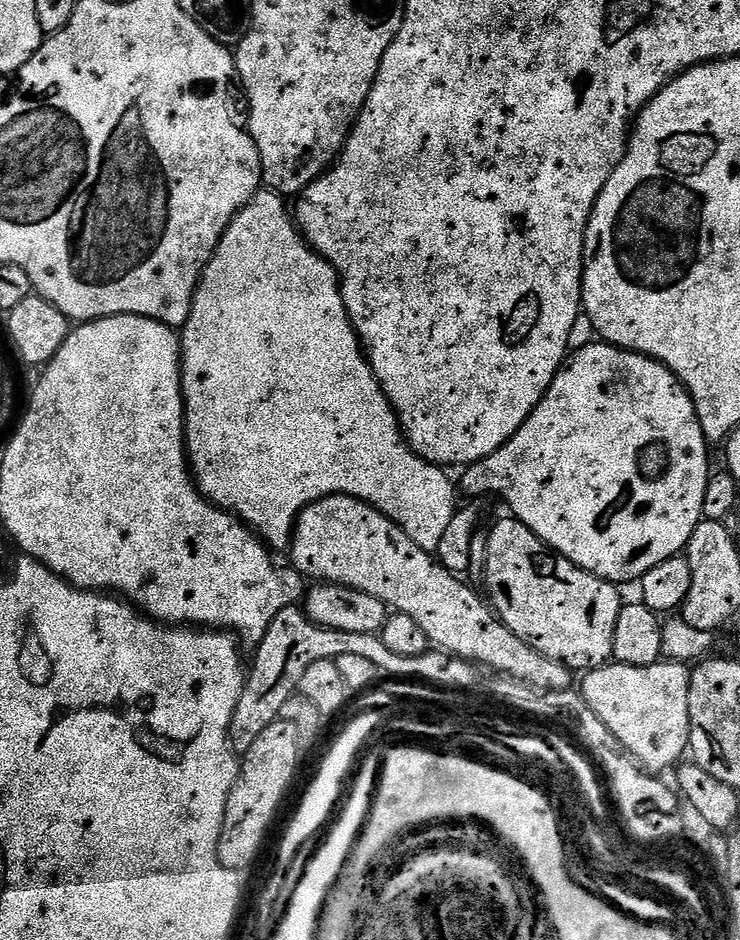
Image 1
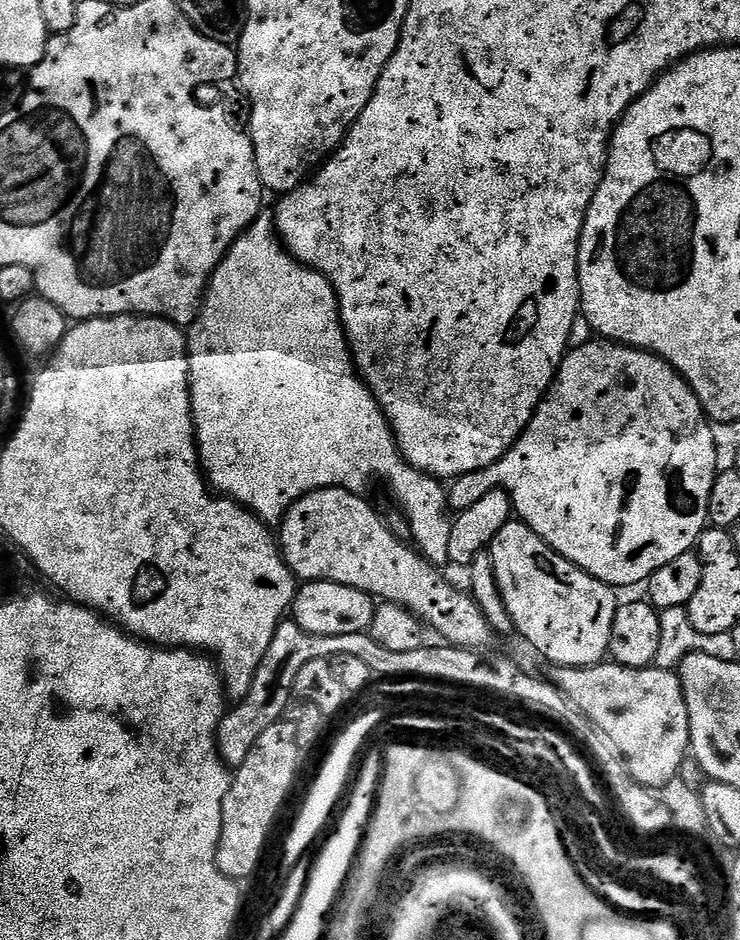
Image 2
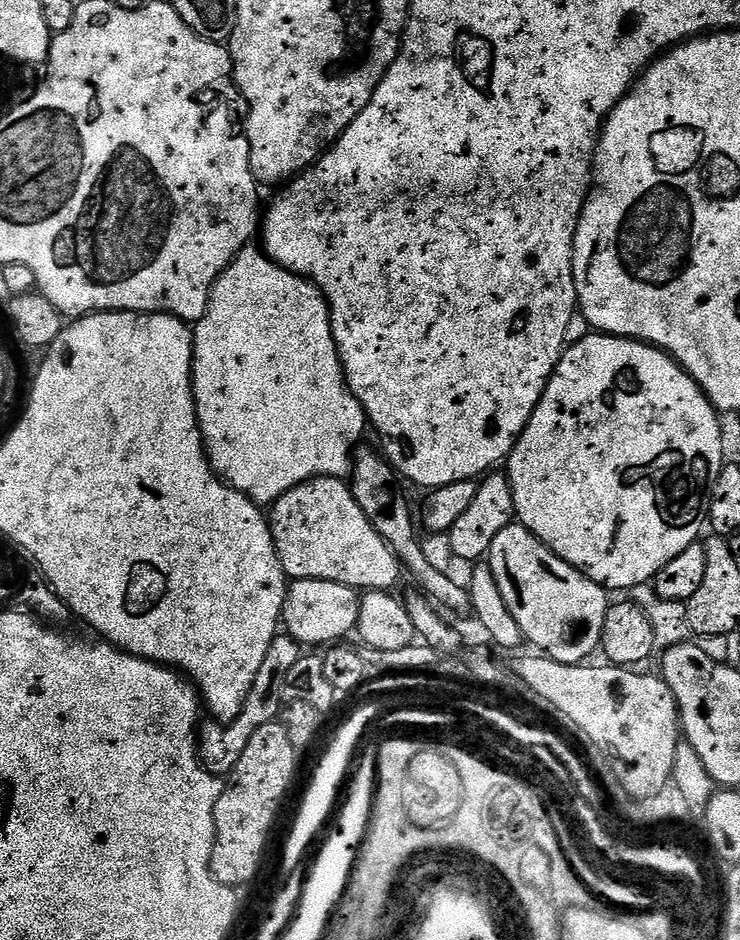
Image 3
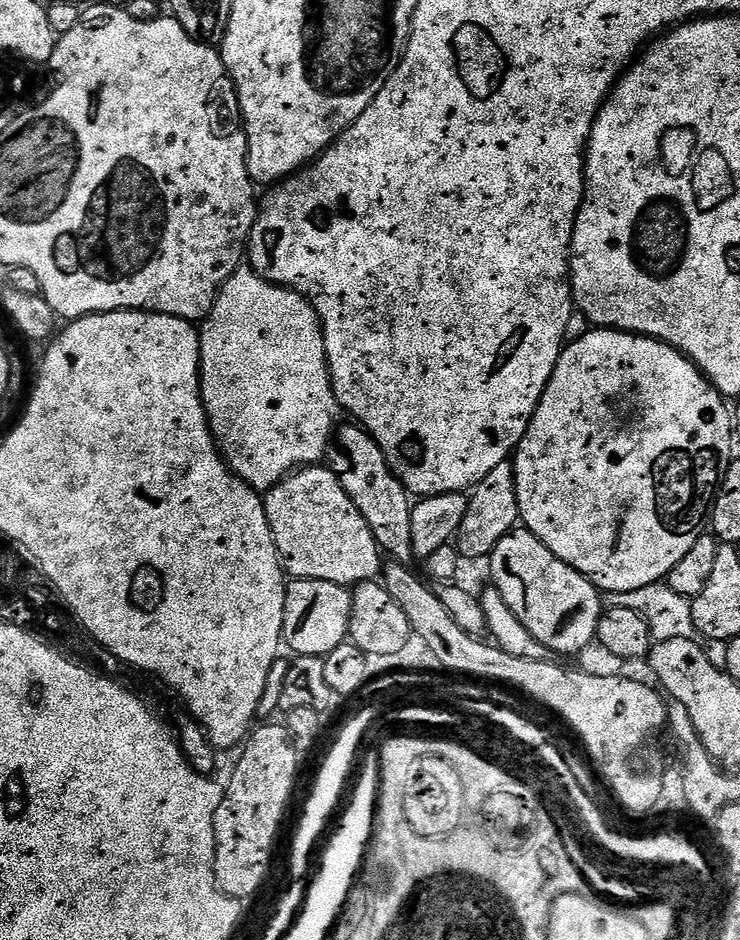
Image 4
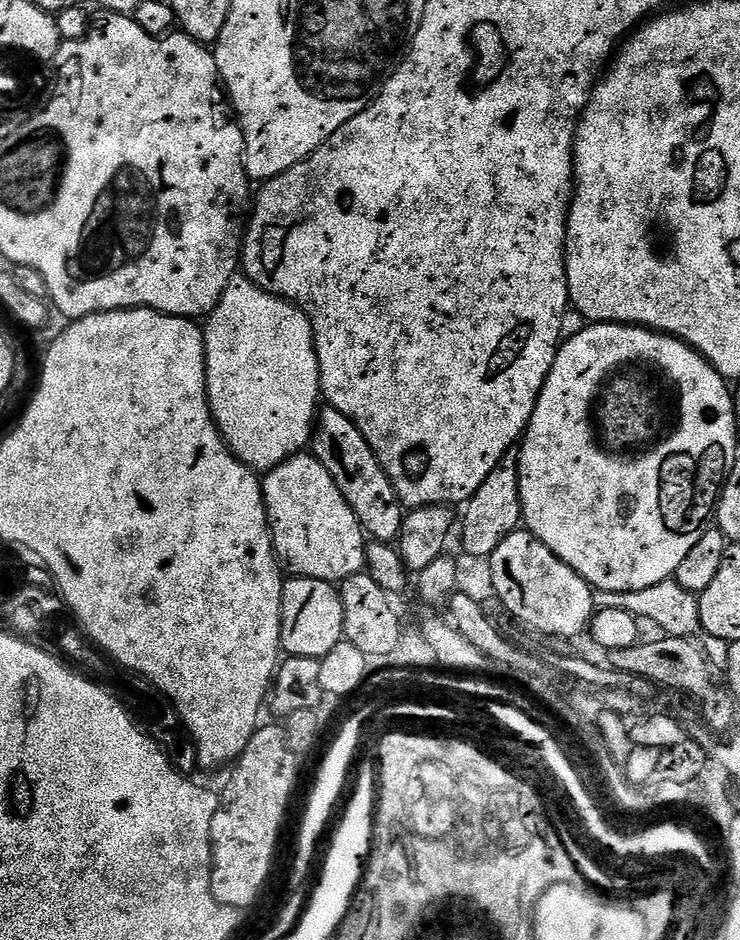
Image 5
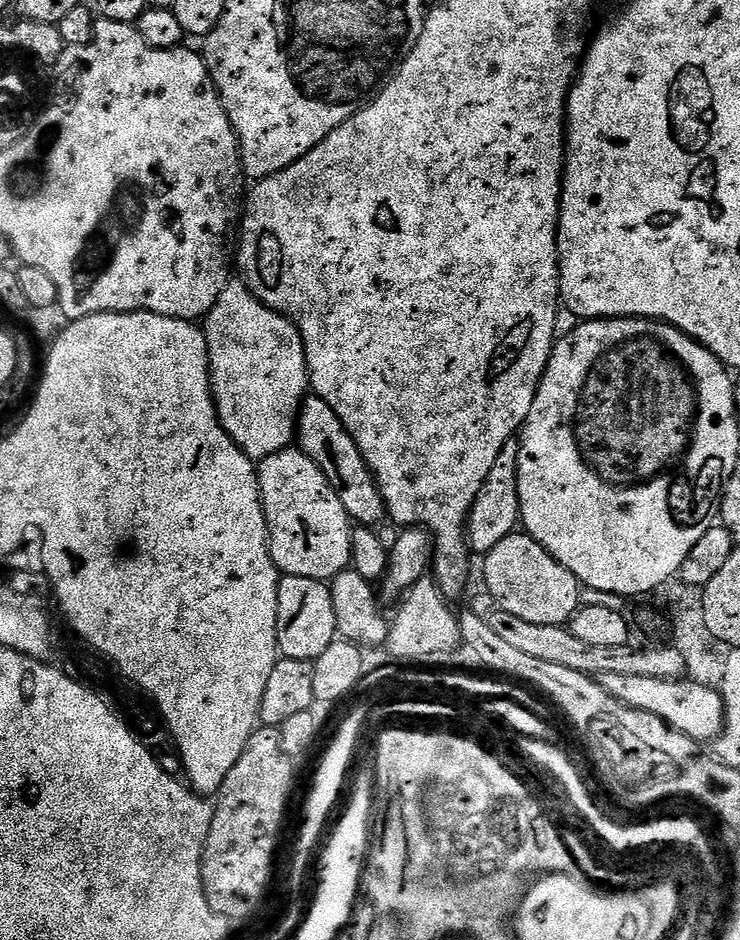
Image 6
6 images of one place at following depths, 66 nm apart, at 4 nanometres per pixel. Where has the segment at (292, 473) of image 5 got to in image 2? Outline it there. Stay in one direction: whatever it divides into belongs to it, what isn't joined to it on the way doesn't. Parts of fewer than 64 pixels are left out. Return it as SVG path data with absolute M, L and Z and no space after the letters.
M319 488L290 506L278 525L278 547L297 581L325 580L354 586L354 590L367 592L373 598L402 606L413 612L431 631L433 628L441 636L441 641L454 647L482 648L491 645L494 633L471 595L452 586L437 565L431 564L415 547L399 540L388 529L385 517L380 517L364 499L363 495L347 492L345 488Z

